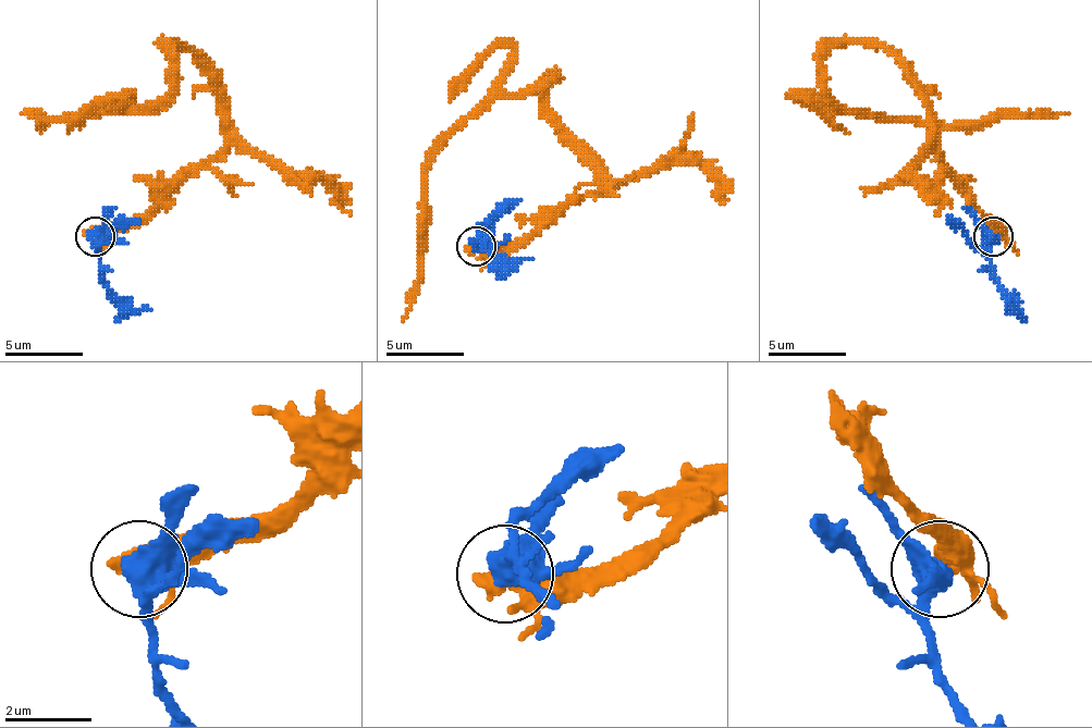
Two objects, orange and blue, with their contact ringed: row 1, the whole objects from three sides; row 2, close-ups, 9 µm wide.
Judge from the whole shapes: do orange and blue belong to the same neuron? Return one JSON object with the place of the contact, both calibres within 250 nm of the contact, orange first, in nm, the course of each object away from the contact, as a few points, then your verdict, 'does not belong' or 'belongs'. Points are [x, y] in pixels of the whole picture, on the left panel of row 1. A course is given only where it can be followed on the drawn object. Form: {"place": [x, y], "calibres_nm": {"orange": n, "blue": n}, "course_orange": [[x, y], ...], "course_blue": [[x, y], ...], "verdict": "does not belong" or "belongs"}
{"place": [95, 236], "calibres_nm": {"orange": 320, "blue": 440}, "course_orange": [[96, 235], [143, 223], [225, 145], [217, 78], [167, 42], [162, 98], [45, 125], [21, 113]], "course_blue": [[96, 235], [99, 274], [135, 309], [150, 309]], "verdict": "does not belong"}

